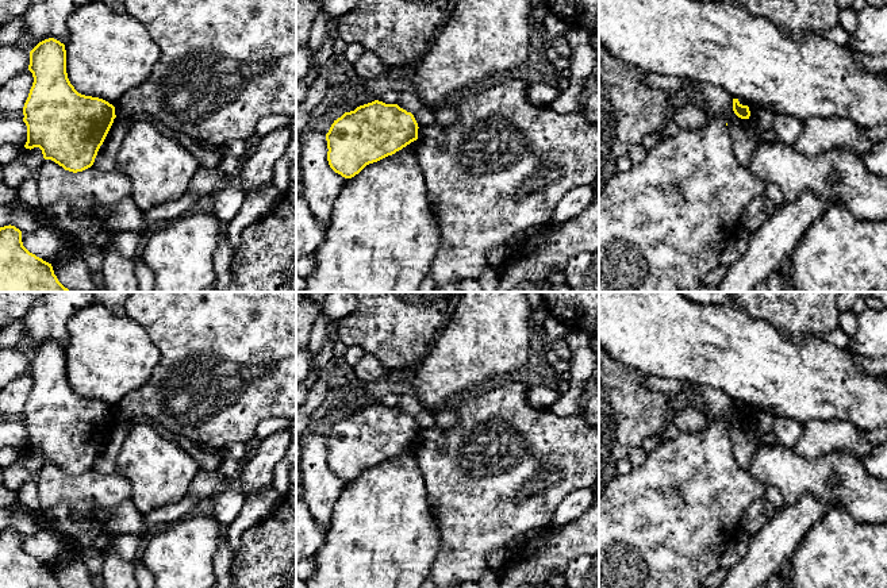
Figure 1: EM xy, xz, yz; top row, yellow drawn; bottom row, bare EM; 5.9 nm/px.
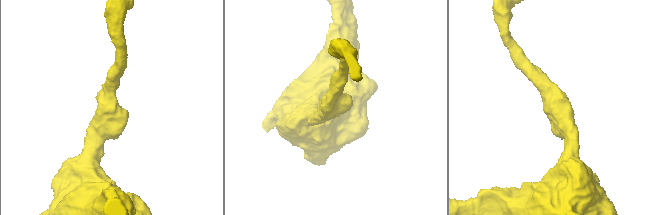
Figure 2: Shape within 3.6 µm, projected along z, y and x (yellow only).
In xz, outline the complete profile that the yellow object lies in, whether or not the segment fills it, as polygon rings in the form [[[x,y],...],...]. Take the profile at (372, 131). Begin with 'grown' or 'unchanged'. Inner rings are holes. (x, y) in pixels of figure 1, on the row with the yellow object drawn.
unchanged; [[[375,100],[334,120],[327,141],[330,168],[345,178],[418,139],[418,123],[398,104]]]

